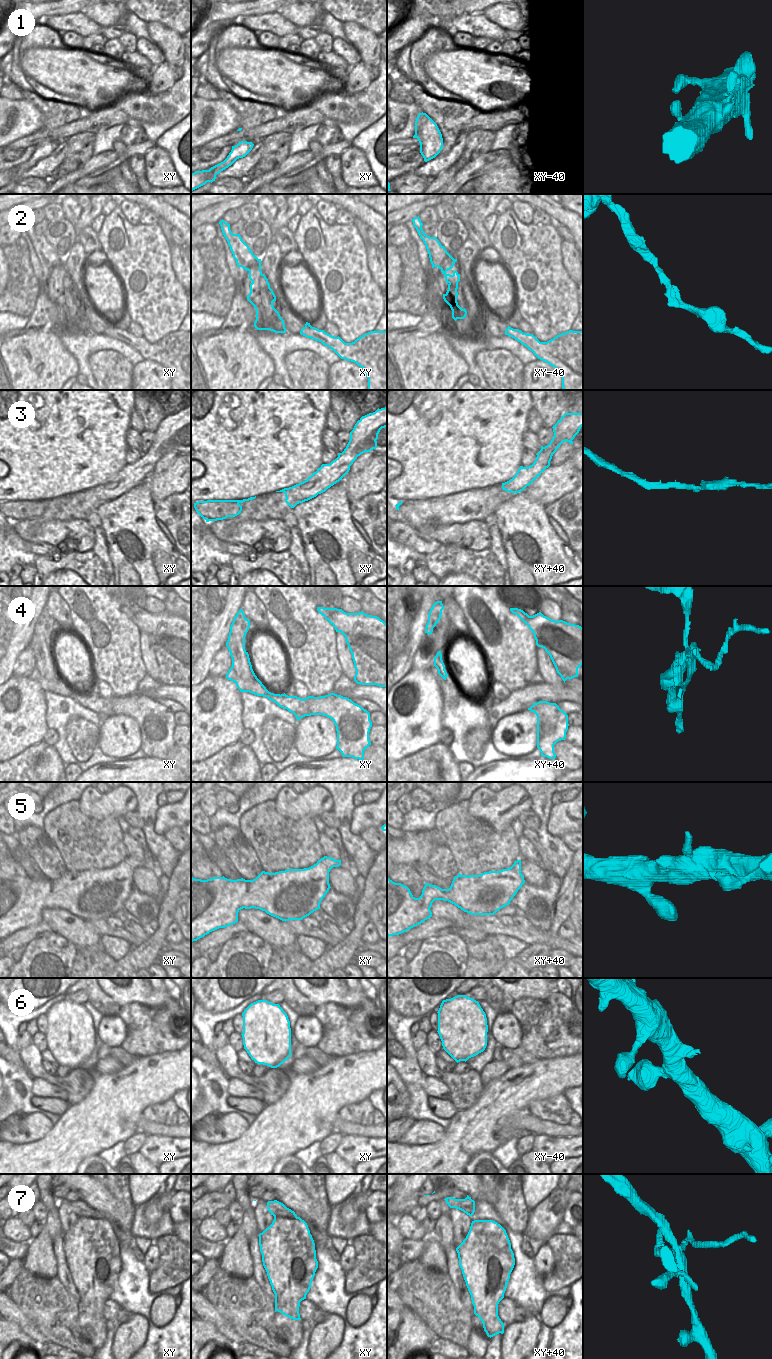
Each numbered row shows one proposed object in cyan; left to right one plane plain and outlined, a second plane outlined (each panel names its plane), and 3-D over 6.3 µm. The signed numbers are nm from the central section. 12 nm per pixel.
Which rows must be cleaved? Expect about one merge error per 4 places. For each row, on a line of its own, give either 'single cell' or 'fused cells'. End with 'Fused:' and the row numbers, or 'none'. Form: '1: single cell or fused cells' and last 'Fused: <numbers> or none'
1: single cell
2: single cell
3: single cell
4: fused cells
5: single cell
6: single cell
7: fused cells
Fused: 4, 7

